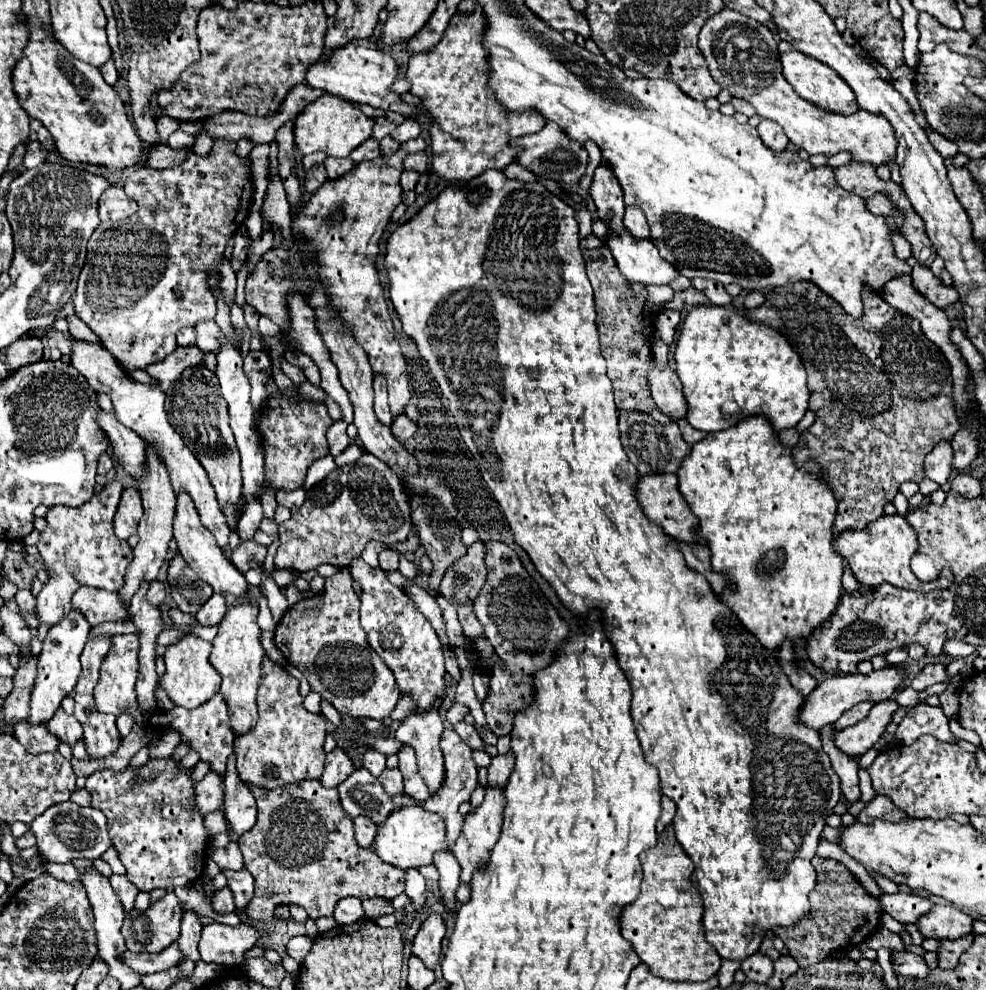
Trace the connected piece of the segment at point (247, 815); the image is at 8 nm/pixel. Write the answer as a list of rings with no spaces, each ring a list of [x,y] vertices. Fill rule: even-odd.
[[[228,761],[226,767],[226,797],[224,797],[224,815],[236,837],[250,831],[256,823],[256,801],[250,789],[238,779],[236,767]]]

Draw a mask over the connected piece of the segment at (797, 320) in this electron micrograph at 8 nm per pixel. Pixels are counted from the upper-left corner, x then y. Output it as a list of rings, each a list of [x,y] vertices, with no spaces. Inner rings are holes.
[[[808,281],[772,289],[762,307],[748,311],[748,319],[780,331],[806,367],[810,411],[816,413],[816,421],[800,435],[792,455],[798,467],[806,459],[822,465],[838,501],[834,535],[846,529],[864,529],[884,515],[884,505],[894,499],[904,481],[920,483],[924,479],[924,457],[938,441],[950,441],[954,431],[960,429],[952,405],[952,377],[946,357],[922,335],[918,321],[890,307],[870,289],[864,291],[864,317],[860,321],[846,315],[832,297]]]

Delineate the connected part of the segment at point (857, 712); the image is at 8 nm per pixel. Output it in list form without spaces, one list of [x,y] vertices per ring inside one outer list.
[[[858,703],[856,707],[848,709],[848,711],[834,723],[834,731],[842,731],[842,727],[850,727],[850,725],[862,721],[862,719],[868,715],[870,709],[872,709],[872,703]]]

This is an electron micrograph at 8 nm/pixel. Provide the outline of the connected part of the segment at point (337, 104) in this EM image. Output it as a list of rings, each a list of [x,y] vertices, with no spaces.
[[[324,93],[316,101],[308,103],[304,111],[296,117],[294,141],[300,153],[308,155],[314,151],[324,151],[332,157],[348,157],[360,143],[364,143],[372,135],[374,119],[364,115],[352,101],[342,99],[338,95]]]

